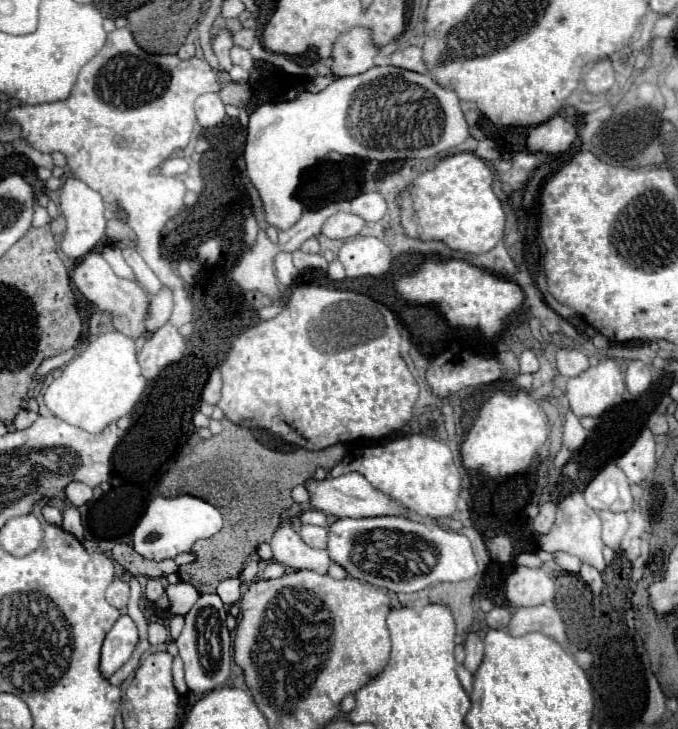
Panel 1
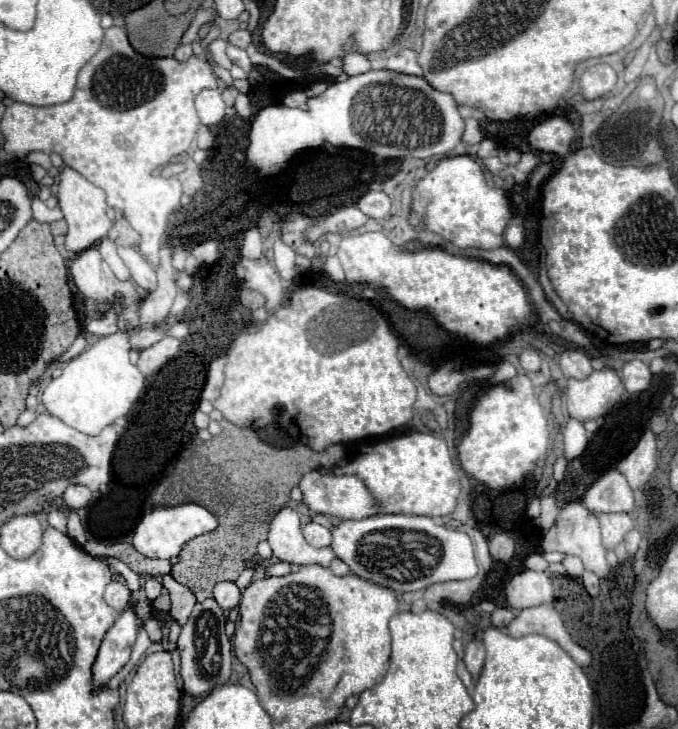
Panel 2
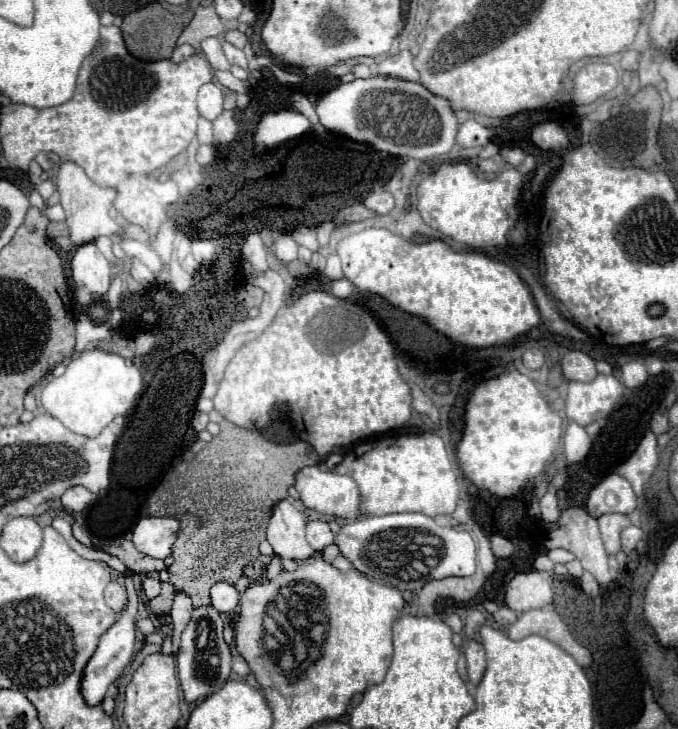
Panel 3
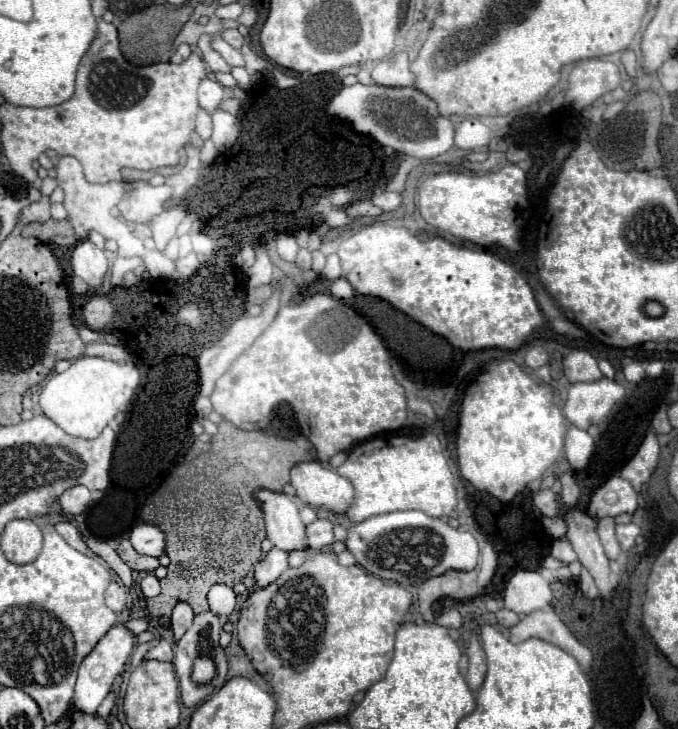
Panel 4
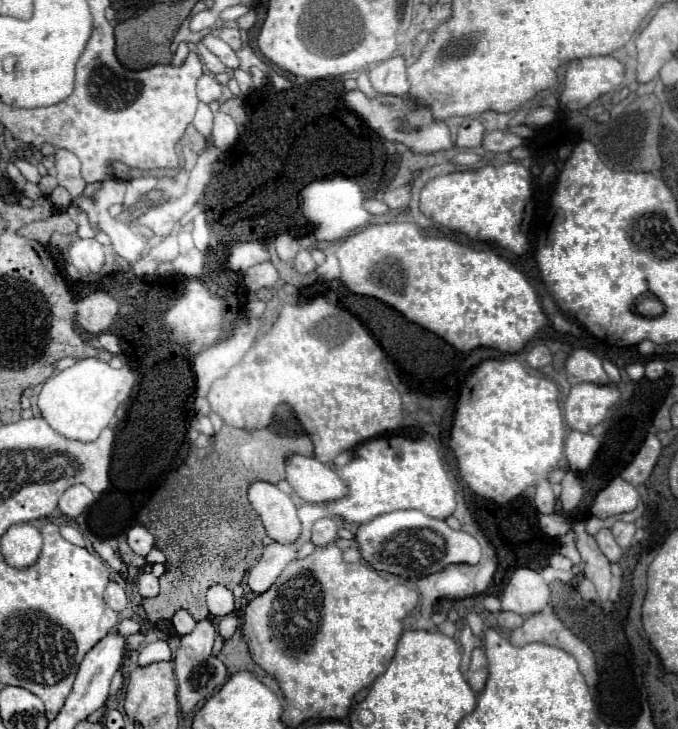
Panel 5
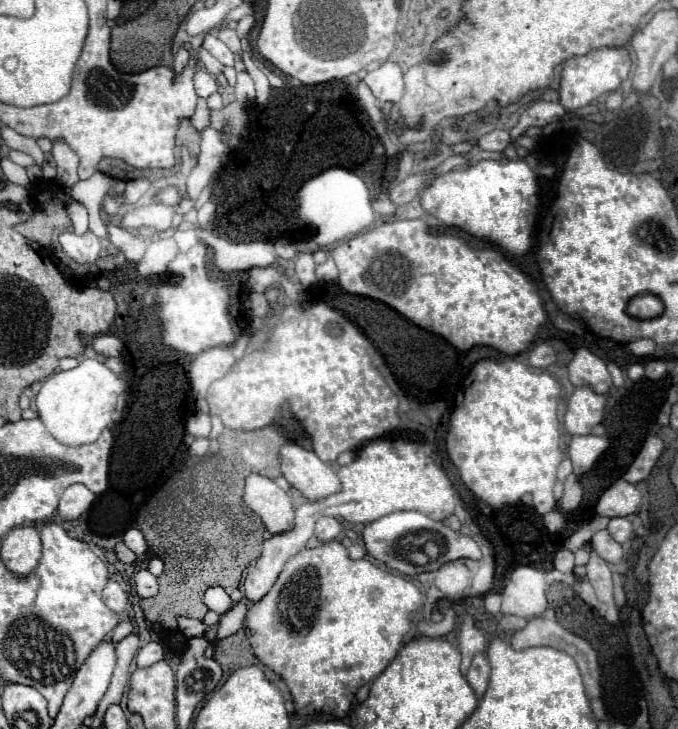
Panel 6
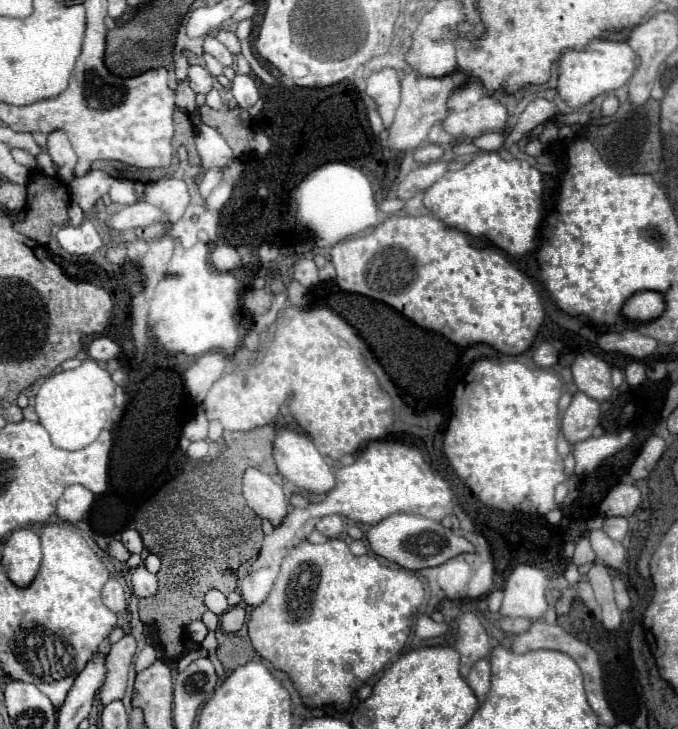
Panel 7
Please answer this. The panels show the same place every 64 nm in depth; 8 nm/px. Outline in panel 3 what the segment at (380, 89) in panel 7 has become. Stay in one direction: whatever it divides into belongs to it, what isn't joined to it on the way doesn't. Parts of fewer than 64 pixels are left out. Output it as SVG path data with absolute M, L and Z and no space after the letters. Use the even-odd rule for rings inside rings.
M402 50L394 56L388 56L384 60L380 60L374 68L374 74L380 76L396 76L396 78L404 78L404 80L412 80L416 82L420 78L418 70L414 68L414 56L408 50Z

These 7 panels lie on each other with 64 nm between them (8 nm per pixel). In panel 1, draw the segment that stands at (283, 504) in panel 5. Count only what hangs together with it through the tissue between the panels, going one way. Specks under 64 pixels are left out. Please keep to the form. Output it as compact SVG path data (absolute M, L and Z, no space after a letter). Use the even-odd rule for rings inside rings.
M284 522L278 526L270 546L274 552L274 560L292 570L312 570L318 574L328 572L328 566L330 566L328 552L306 546L300 540L300 536L292 530L290 522Z

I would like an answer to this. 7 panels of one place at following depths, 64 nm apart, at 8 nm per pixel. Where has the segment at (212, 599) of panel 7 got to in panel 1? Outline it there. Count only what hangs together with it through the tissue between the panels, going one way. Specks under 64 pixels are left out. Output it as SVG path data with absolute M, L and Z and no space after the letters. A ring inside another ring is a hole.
M226 578L218 584L216 594L222 598L224 604L236 604L242 596L242 584L238 578Z

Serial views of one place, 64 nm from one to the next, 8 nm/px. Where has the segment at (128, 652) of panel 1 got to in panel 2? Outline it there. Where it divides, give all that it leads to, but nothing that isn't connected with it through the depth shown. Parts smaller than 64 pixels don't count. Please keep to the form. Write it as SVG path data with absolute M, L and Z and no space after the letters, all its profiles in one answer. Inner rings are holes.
M126 608L114 622L114 626L106 632L96 662L92 666L96 686L104 686L128 662L132 646L136 642L136 628L136 612L134 608Z

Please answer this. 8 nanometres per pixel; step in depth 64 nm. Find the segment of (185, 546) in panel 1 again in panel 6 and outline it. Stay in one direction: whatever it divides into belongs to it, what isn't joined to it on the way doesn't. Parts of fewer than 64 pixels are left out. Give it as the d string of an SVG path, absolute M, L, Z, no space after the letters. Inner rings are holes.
M138 528L126 530L126 534L124 534L124 544L126 544L136 556L142 556L142 554L148 552L146 538L144 538L144 534L142 534Z

